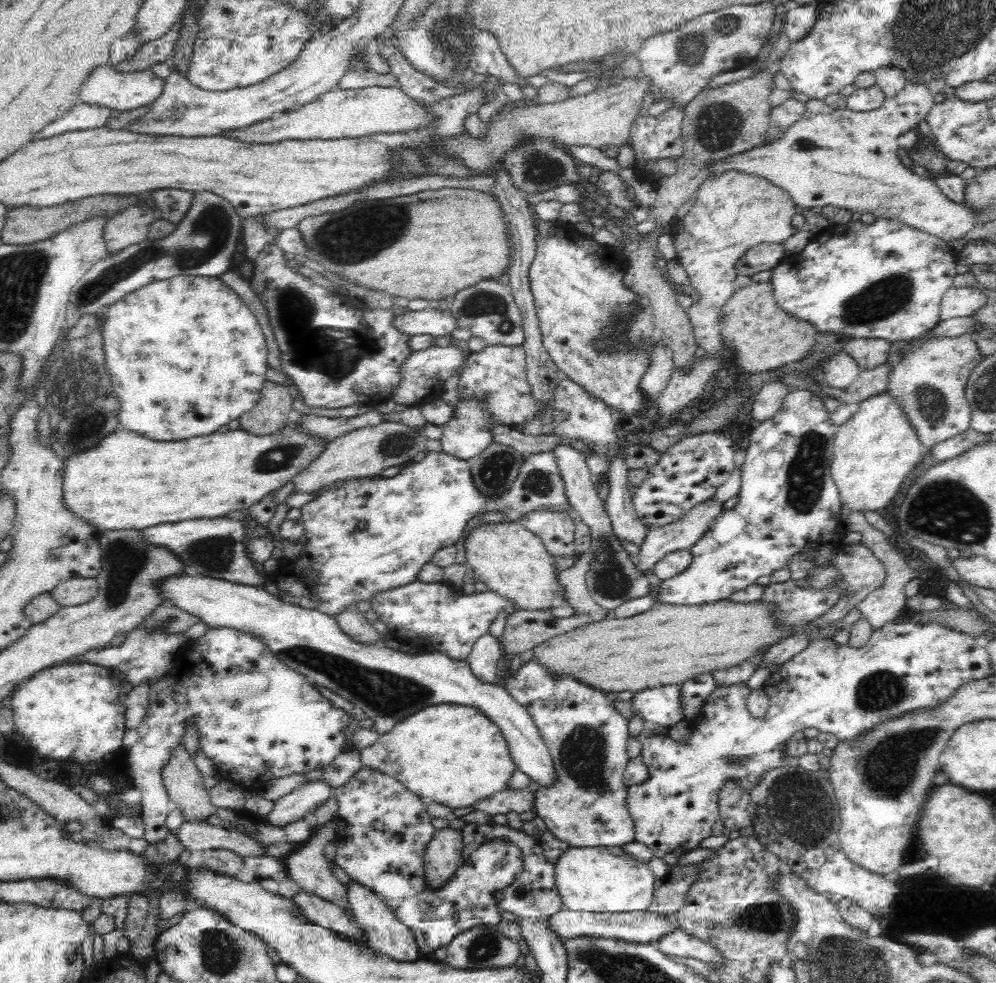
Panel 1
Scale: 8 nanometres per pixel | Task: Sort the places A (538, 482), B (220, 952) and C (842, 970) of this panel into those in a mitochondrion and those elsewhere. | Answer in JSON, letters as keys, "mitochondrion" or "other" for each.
{"A":"mitochondrion","B":"mitochondrion","C":"mitochondrion"}

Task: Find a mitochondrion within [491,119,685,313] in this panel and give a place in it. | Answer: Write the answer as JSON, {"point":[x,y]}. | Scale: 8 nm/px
{"point":[539,168]}

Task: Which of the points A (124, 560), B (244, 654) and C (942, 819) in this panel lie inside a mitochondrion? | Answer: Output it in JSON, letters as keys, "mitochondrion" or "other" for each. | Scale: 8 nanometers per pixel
{"A":"mitochondrion","B":"other","C":"other"}

